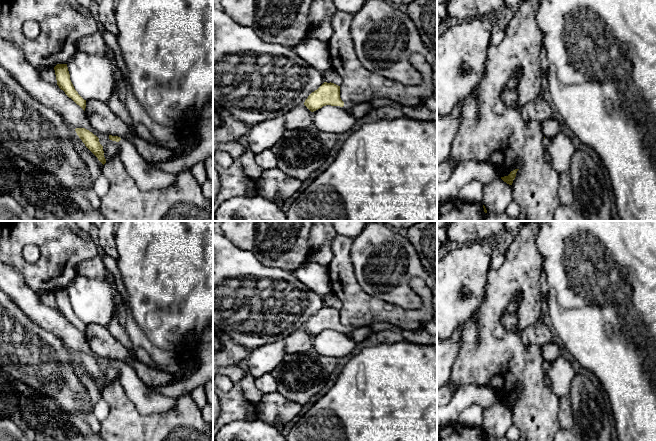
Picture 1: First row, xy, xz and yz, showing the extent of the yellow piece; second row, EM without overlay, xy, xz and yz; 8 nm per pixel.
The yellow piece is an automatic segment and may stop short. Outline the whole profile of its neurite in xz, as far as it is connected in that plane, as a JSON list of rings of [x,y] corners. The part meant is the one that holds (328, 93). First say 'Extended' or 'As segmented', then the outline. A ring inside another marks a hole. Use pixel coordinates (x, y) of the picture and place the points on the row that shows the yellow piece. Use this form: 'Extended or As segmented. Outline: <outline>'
Extended. Outline: [[[324,82],[317,90],[312,92],[305,100],[304,105],[311,112],[326,105],[344,107],[347,111],[350,111],[357,106],[357,104],[352,102],[344,103],[340,98],[340,86],[331,82]]]

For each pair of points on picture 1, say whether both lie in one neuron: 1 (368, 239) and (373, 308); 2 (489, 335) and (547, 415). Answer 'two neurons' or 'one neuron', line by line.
1: two neurons
2: one neuron

